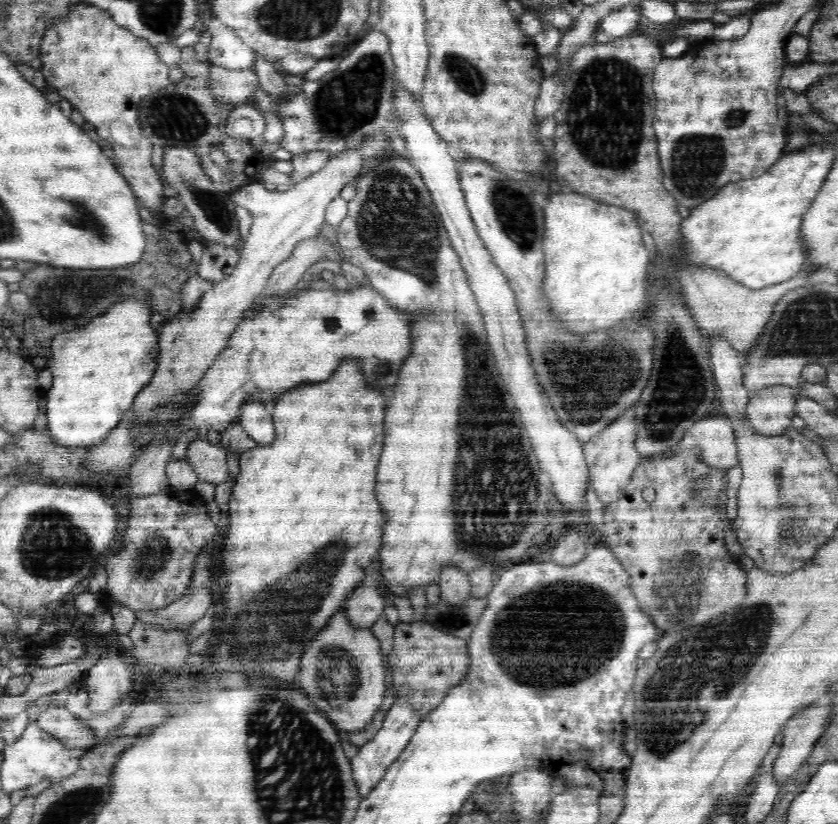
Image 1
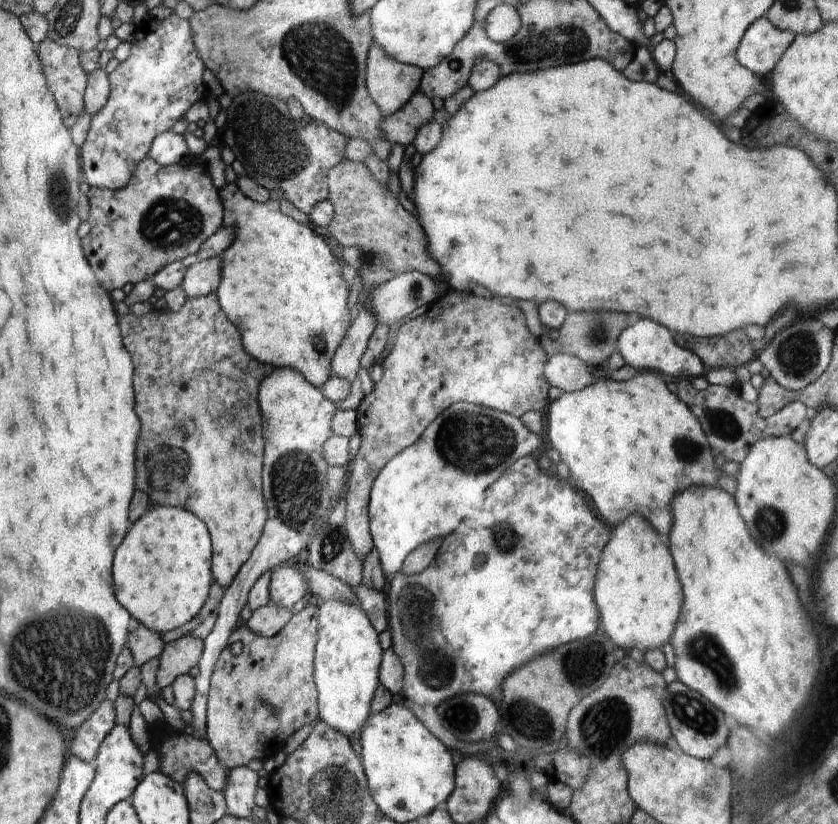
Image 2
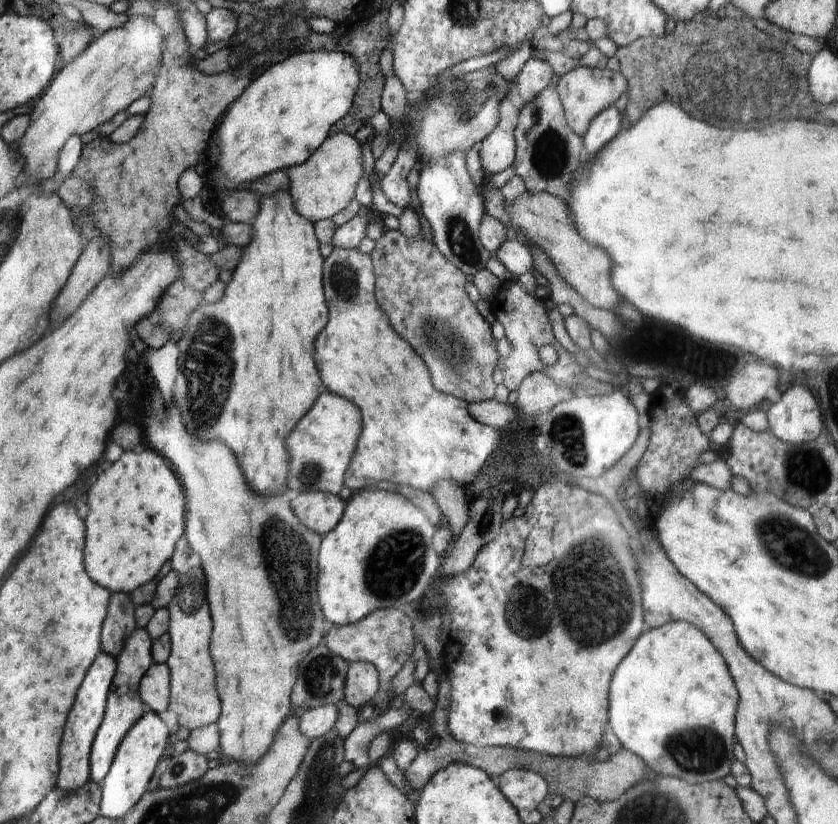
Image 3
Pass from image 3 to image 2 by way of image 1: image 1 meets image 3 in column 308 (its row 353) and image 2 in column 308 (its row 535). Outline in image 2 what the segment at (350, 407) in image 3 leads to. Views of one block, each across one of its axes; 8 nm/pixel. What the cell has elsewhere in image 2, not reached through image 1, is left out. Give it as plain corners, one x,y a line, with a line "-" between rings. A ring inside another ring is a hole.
290,368
274,369
261,383
258,400
263,428
266,430
263,432
265,446
262,492
268,508
268,520
262,538
250,558
225,590
212,631
202,640
198,674
193,678
195,694
189,707
192,713
191,725
198,738
206,737
207,697
212,674
222,650
228,645
232,630
241,623
241,611
247,605
250,590
262,574
271,573
278,566
289,564
302,550
307,549
312,529
332,509
333,495
327,486
329,465
323,458
323,447
326,440
333,435
331,423
337,414
336,403
325,398
320,389
311,386
301,373

